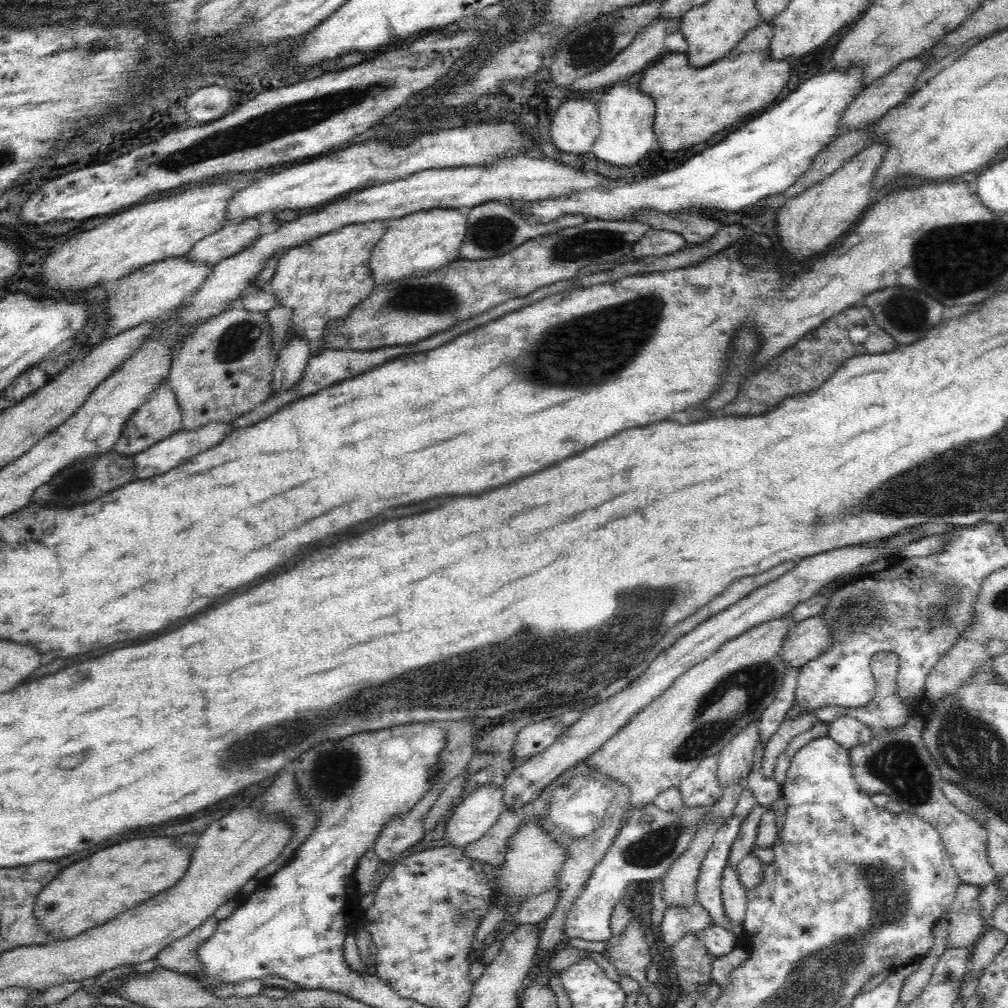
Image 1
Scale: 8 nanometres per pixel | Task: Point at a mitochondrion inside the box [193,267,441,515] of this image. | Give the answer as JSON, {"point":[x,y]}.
{"point":[239,339]}

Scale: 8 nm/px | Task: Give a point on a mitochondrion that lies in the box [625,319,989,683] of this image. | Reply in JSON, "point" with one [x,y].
{"point":[952,595]}

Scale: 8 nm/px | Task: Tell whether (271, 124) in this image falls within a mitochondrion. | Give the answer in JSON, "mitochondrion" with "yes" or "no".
{"mitochondrion":"yes"}

